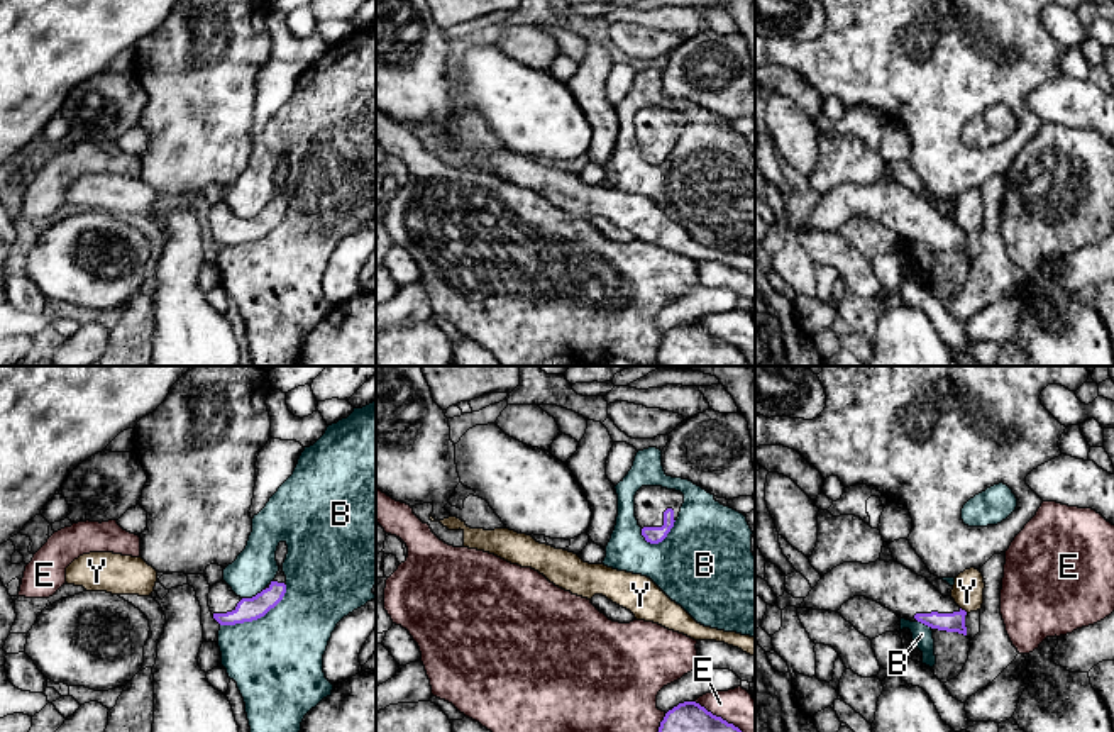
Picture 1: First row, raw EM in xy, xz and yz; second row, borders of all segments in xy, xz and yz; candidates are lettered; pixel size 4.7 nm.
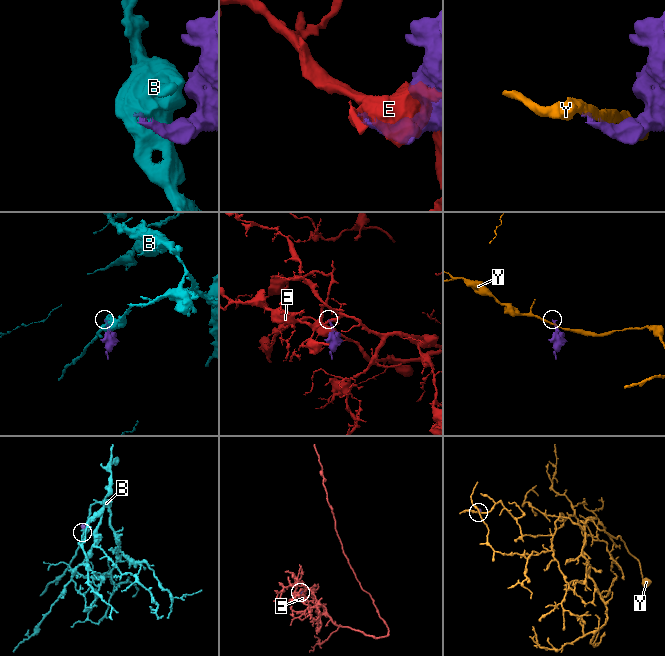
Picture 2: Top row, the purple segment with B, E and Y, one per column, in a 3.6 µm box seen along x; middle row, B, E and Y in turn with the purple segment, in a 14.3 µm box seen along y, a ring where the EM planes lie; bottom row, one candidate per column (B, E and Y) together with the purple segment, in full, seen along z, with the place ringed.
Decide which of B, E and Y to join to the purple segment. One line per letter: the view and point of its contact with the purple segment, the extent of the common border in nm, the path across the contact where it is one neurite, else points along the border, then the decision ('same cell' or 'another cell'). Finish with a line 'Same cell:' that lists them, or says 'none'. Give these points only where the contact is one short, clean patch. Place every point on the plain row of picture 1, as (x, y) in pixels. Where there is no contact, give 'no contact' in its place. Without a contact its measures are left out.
B: meets purple in xy at (258, 238); contact 380 nm long; another cell
E: meets purple in xz at (720, 338); contact 300 nm long; another cell
Y: meets purple in yz at (964, 231); contact 50 nm long; border along yz (960, 227), (967, 232); another cell
Same cell: none

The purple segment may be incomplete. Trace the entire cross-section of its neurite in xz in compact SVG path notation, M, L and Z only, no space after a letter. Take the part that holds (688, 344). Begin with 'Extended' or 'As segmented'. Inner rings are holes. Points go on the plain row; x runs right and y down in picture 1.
As segmented. M696 322L669 330L660 342L659 366L750 366L745 354Z

